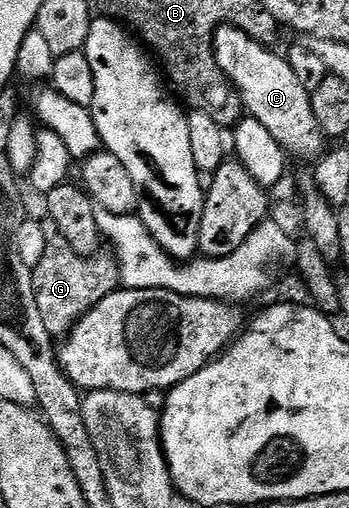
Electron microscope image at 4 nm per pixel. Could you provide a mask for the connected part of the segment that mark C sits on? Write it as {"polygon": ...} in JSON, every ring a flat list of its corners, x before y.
{"polygon":[[232,23,222,25,216,32,216,54,224,73,238,90,247,112,273,130,280,145,289,154,312,157,315,153,320,155,325,152,326,134,320,128,320,120,312,106,312,93,308,86,300,82,287,56,280,54,279,57,258,38,251,37,244,27]]}

